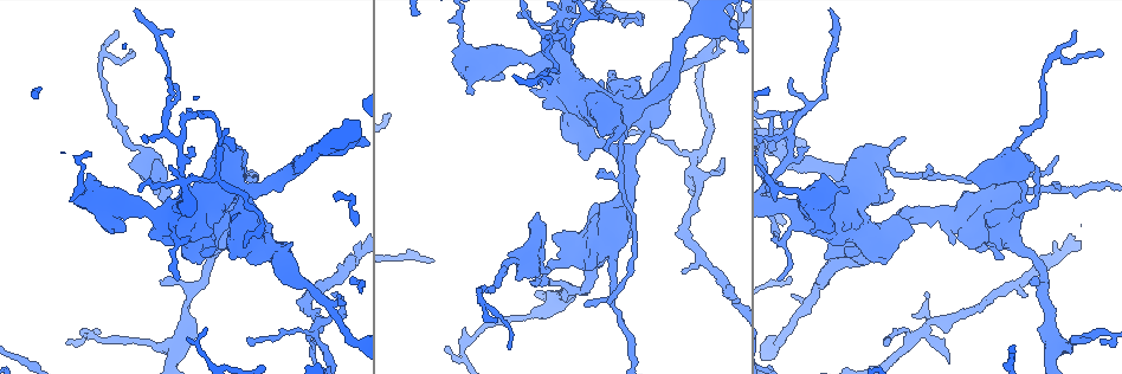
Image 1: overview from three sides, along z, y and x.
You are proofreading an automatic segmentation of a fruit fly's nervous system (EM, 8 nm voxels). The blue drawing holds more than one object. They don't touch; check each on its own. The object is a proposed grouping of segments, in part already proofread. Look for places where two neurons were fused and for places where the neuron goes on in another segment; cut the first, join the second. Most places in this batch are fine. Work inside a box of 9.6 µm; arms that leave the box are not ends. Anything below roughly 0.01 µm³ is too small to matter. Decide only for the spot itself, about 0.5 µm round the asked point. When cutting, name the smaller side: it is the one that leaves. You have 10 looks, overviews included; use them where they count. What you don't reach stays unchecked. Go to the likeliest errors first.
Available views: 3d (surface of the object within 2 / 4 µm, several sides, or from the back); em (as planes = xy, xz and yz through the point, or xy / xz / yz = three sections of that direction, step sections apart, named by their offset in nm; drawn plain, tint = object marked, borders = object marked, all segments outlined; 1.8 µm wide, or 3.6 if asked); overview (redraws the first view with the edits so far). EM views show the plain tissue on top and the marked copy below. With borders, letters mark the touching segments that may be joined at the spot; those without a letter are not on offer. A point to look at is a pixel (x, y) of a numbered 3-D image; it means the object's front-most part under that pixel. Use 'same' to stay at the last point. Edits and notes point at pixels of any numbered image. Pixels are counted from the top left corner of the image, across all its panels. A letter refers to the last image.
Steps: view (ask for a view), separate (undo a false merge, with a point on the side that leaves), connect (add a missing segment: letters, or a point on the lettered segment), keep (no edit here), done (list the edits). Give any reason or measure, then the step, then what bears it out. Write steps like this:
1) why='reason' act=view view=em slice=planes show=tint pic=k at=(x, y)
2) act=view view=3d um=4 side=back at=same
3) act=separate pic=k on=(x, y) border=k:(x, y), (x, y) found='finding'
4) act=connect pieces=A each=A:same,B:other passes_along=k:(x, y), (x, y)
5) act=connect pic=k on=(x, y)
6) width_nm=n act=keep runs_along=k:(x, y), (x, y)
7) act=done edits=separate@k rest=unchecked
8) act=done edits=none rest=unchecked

why='calibre changes' act=view view=3d um=4 pic=1 at=(978, 249)

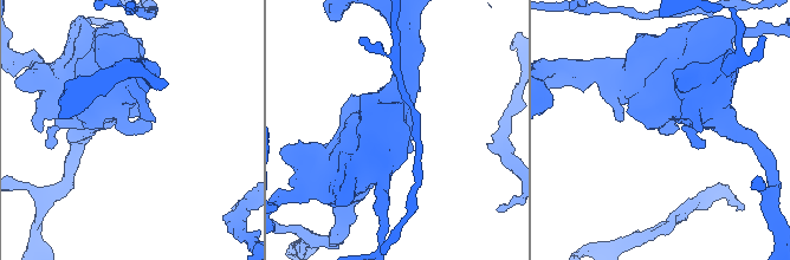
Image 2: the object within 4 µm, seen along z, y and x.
why='now the EM' act=view view=em slice=xy step=4 show=tint pic=2 at=(125, 129)

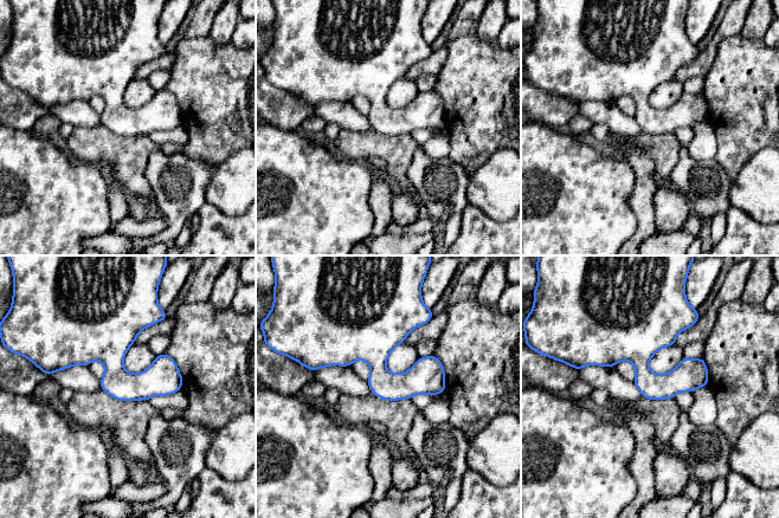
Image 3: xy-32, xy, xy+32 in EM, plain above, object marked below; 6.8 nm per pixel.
why='cut it another way' act=view view=em slice=planes show=borders at=same

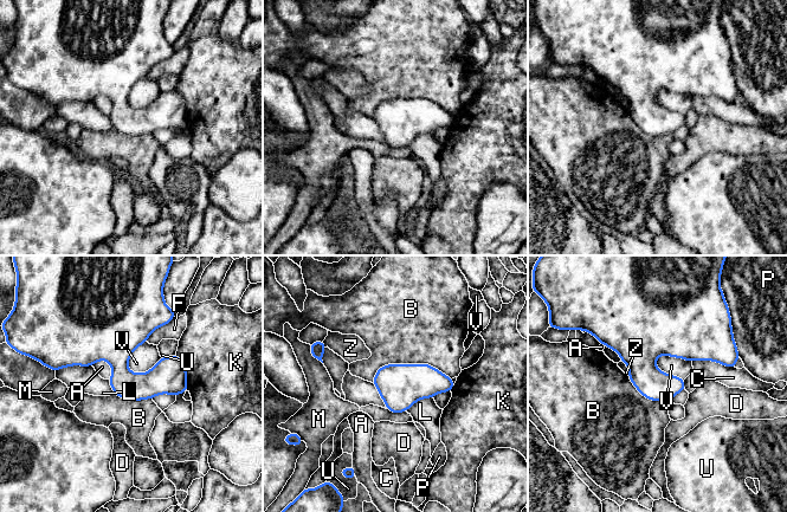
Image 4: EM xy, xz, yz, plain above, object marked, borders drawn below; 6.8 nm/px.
longest_contact=B:550nm act=keep each=A:other,B:other,C:other,D:other,F:other,K:other,L:other,M:other,P:other,U:other,V:other,Z:other found='all the same neuron'

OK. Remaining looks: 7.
why='sharp bend' act=view view=em um=3.6 slice=xy step=16 show=borders pic=1 at=(871, 176)

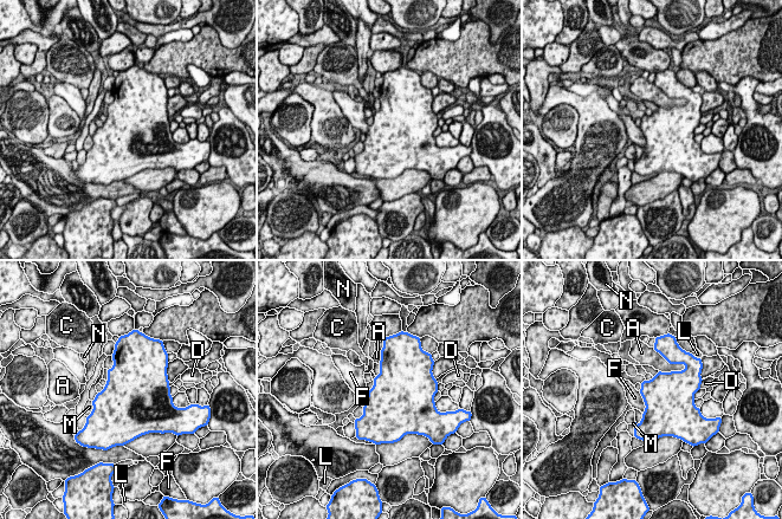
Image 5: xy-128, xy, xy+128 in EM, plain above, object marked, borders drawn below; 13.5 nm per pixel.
width_nm=480 longest_contact=A:380nm act=keep each=A:other,C:other,D:other,F:other,L:other,M:other,N:other found='one neuron here'

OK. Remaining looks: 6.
why='sharp bend' act=view view=em um=3.6 slice=planes show=borders pic=1 at=(554, 39)

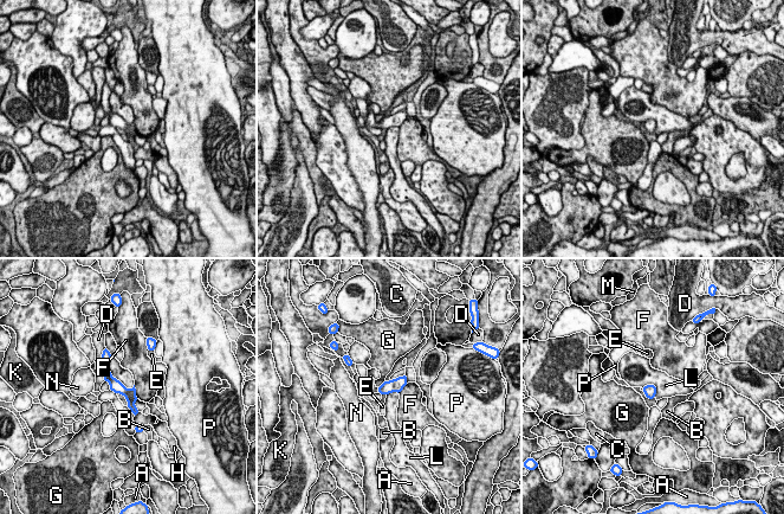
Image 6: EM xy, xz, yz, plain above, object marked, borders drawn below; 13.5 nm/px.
act=keep each=A:other,B:other,C:other,D:other,E:other,F:other,G:other,H:other,K:other,L:other,M:other,N:other,P:other runs_along=6:(105, 364), (131, 405) found='all the same neuron'

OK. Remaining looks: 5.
why='thin end' act=view view=3d um=4 pic=1 at=(682, 270)

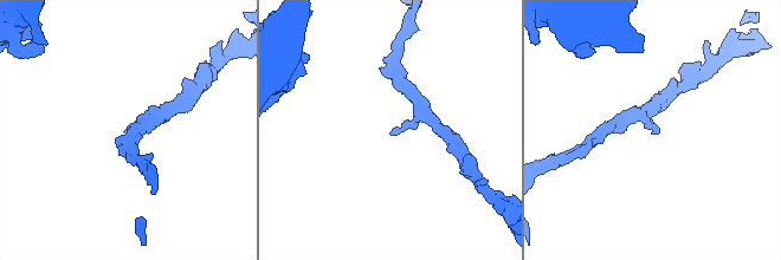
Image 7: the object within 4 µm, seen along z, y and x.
why='shape alone is not enough' act=view view=em slice=planes show=borders pic=7 at=(656, 131)

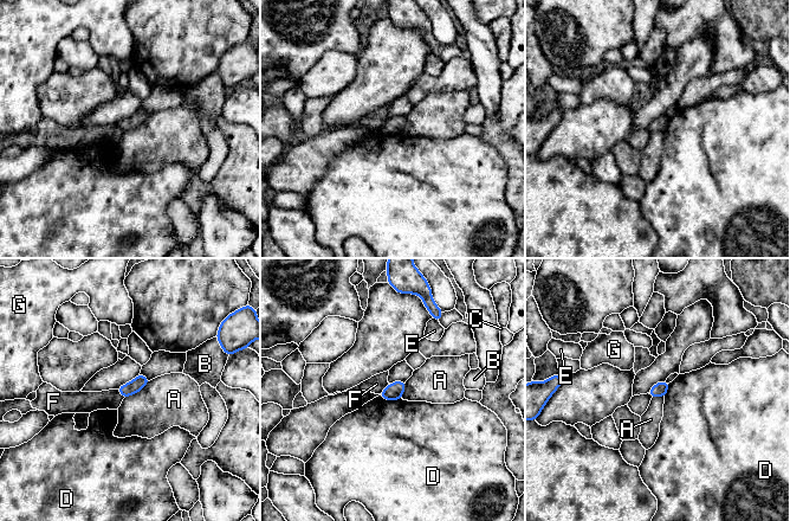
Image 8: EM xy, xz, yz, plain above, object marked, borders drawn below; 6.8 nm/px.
longest_contact=A:220nm act=keep each=A:other,B:other,C:other,D:other,E:other,F:other,G:other found='none of them fits'

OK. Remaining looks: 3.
act=done edits=none rest=unchecked

